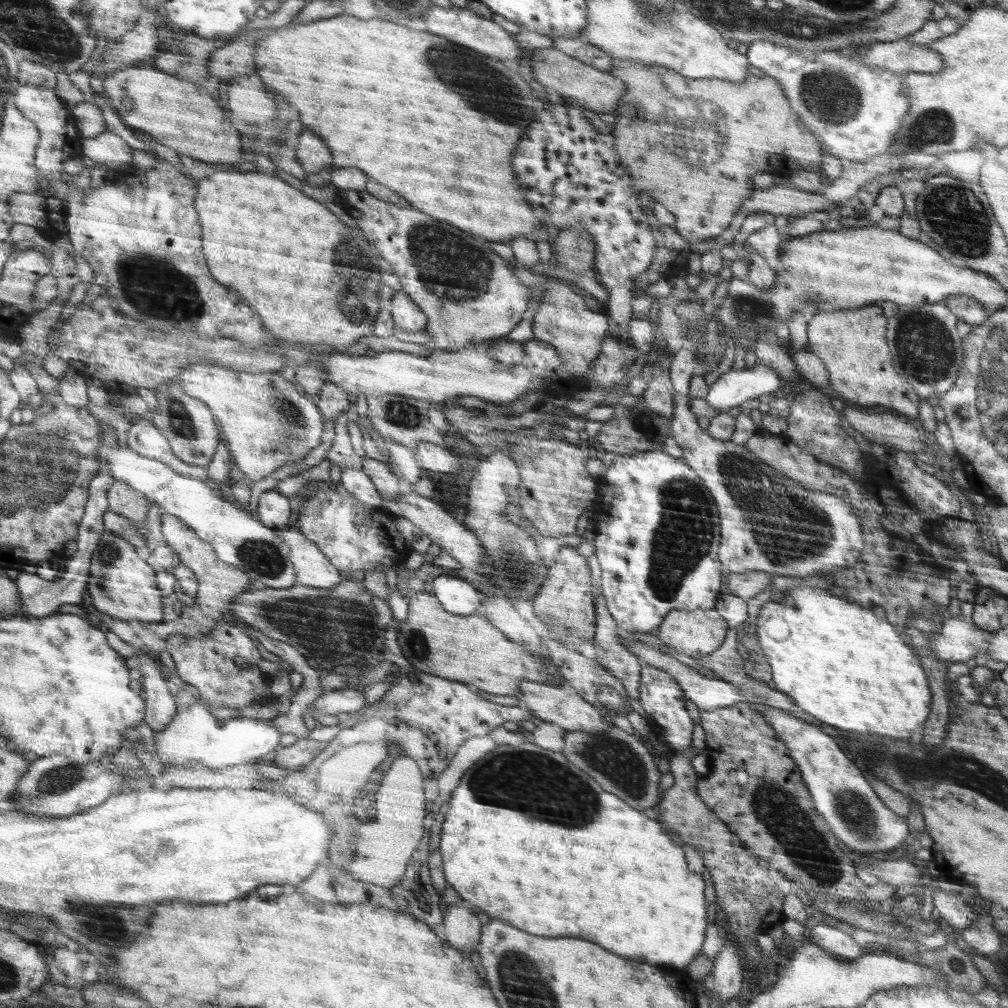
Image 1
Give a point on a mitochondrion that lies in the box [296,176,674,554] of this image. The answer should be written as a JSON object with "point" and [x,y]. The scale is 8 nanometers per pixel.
{"point":[437,252]}

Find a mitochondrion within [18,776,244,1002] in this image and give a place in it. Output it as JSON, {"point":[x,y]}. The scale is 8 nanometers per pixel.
{"point":[103,926]}

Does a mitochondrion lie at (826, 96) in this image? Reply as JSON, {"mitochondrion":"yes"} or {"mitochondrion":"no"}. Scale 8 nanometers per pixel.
{"mitochondrion":"yes"}

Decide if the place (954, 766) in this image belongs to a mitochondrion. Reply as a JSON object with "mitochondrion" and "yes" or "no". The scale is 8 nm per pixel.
{"mitochondrion":"yes"}

